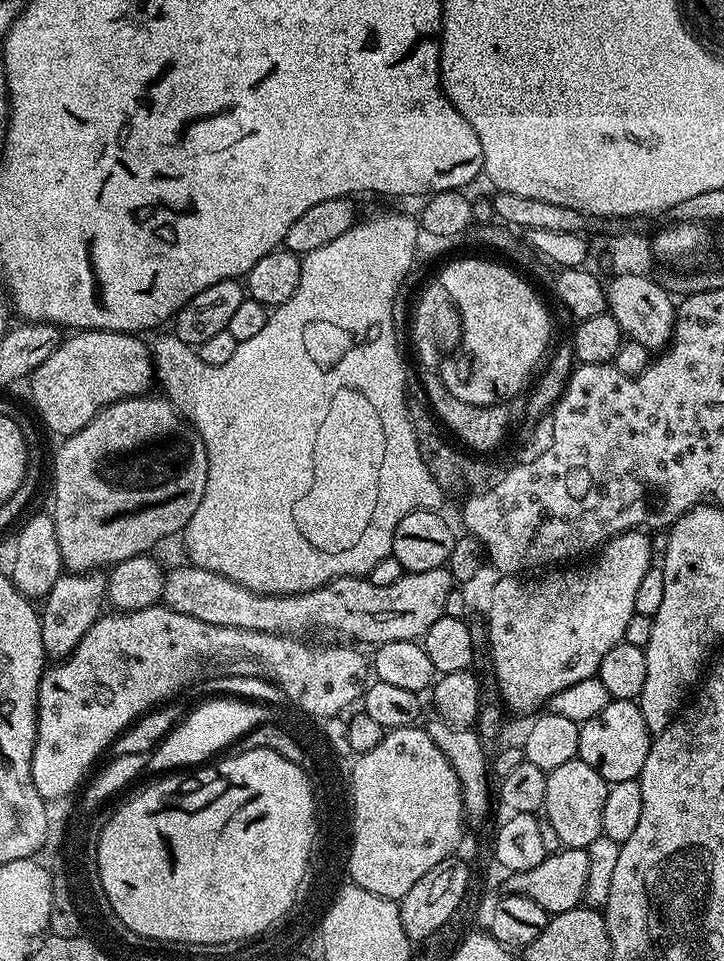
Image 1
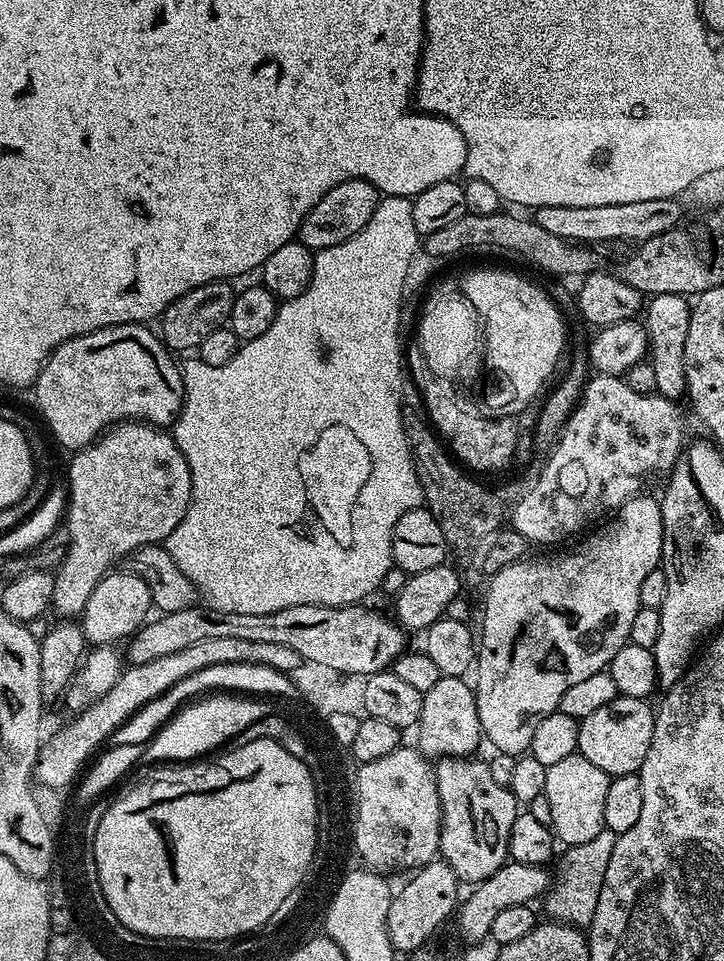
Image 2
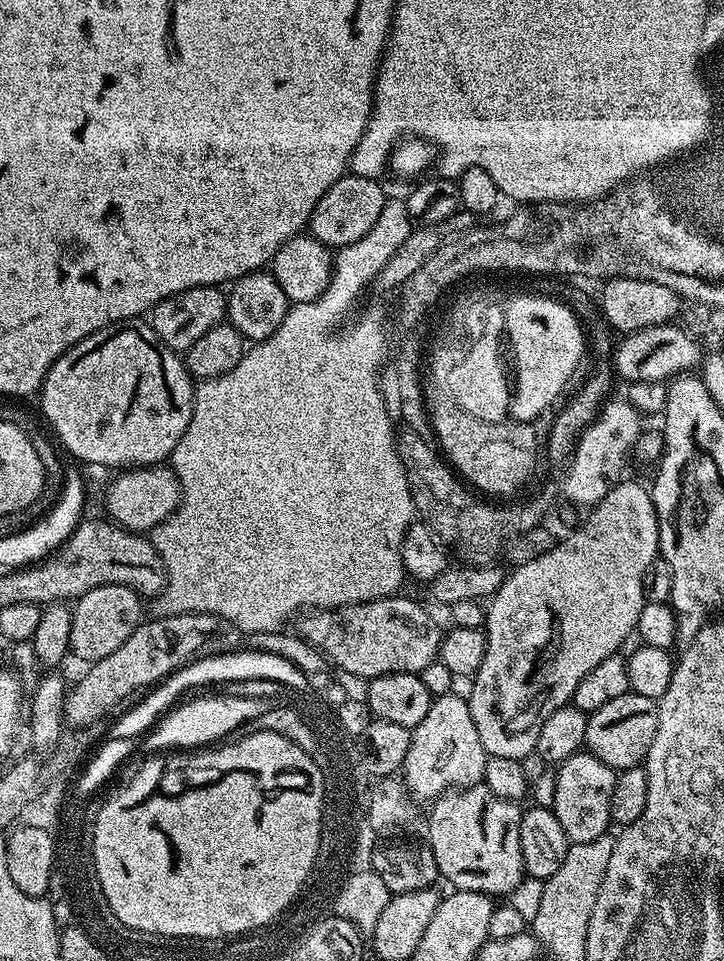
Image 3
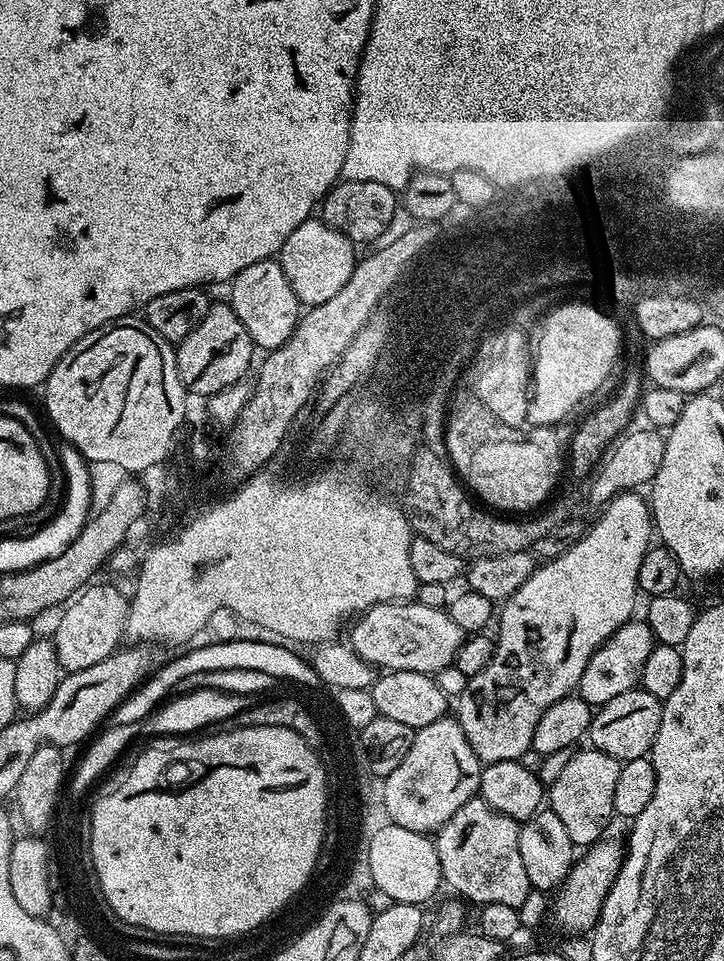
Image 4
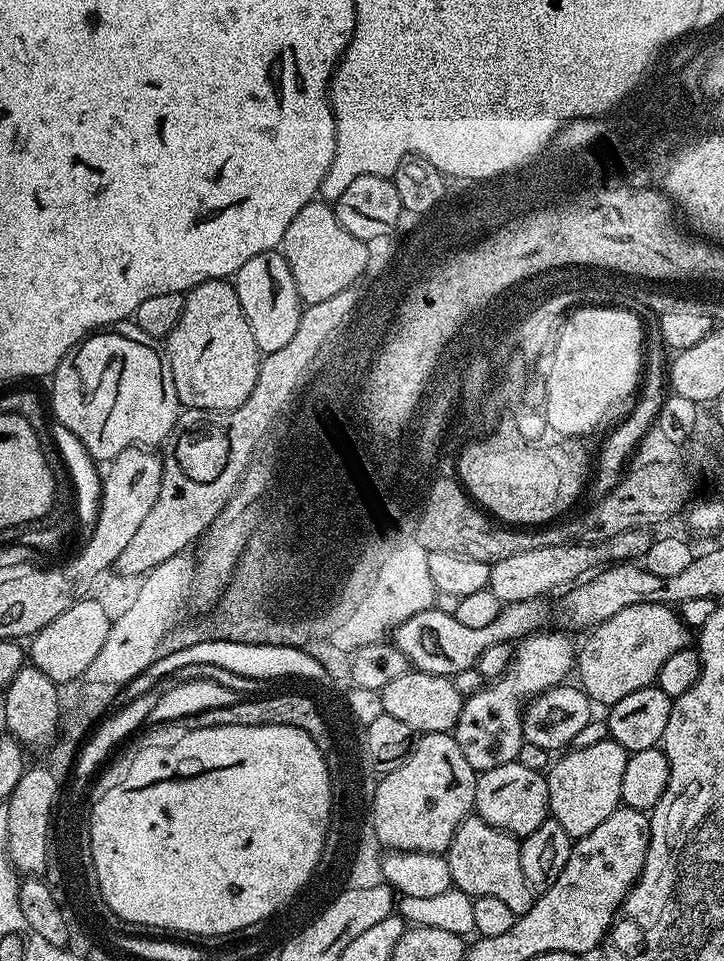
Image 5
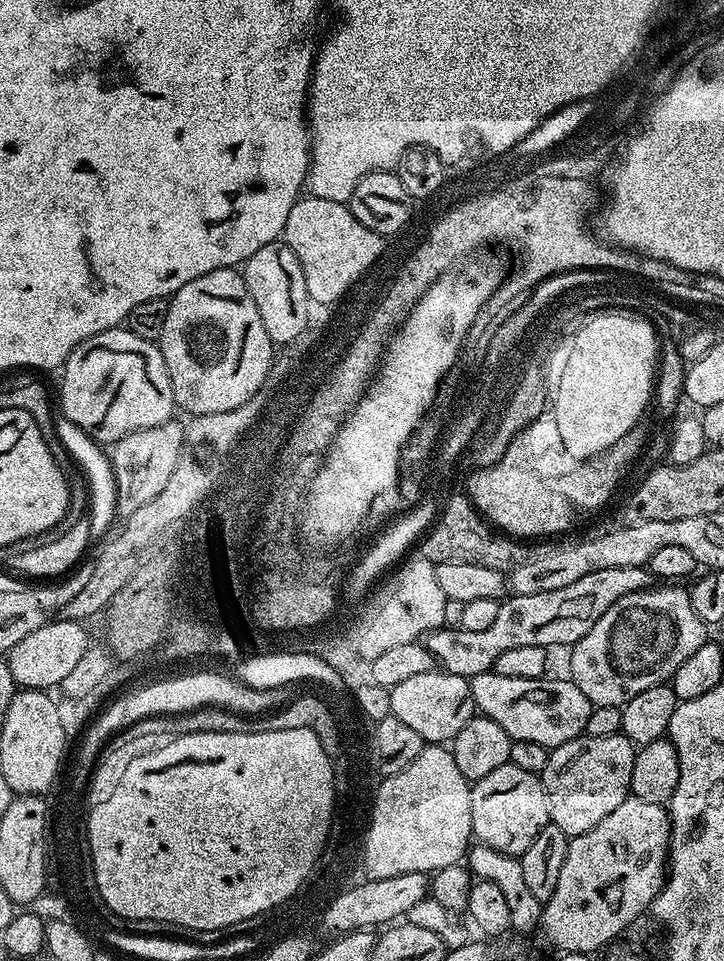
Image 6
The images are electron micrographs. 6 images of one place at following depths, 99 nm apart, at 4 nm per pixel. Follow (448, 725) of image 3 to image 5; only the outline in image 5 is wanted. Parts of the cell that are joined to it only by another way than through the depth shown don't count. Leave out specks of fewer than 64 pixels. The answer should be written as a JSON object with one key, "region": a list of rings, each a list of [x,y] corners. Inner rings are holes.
{"region":[[[452,732],[423,733],[408,758],[379,780],[371,818],[380,844],[397,852],[447,853],[458,826],[473,811],[477,775]]]}

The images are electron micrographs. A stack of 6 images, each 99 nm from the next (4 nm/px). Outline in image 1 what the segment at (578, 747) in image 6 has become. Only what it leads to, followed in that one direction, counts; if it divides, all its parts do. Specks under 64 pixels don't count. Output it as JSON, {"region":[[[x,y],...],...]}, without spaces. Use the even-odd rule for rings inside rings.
{"region":[[[579,758],[562,762],[562,766],[548,773],[546,786],[548,787],[548,801],[544,803],[542,812],[549,816],[550,823],[554,826],[554,834],[558,834],[563,847],[588,849],[596,839],[604,835],[602,810],[606,807],[606,794],[610,785],[604,781],[602,774],[598,774],[598,770],[594,770],[594,766],[586,766],[586,762]]]}

